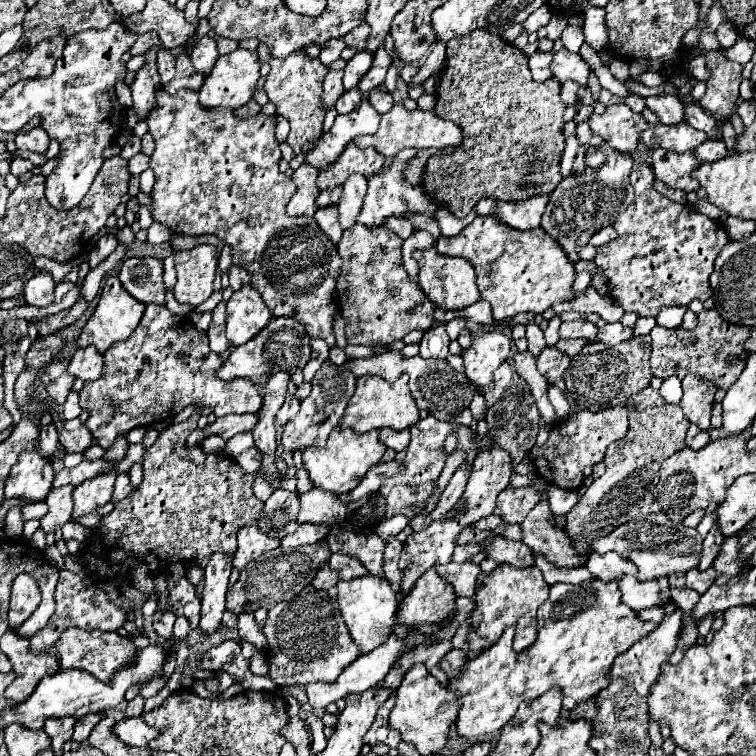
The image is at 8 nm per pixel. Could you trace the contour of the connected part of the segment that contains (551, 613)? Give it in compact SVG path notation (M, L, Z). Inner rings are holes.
M616 581L566 585L556 583L550 587L550 597L538 613L538 637L532 647L516 653L512 649L514 627L508 627L490 649L470 659L460 677L448 683L458 695L460 709L456 731L460 737L482 737L500 731L516 713L518 705L536 699L552 687L564 691L564 709L574 709L580 701L598 695L610 681L610 667L614 659L628 651L640 637L652 633L656 623L642 621L638 615L620 601Z

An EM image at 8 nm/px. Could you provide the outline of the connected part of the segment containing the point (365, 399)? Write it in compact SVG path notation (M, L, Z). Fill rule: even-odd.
M364 375L358 379L358 387L348 401L346 413L340 421L340 429L352 429L356 433L368 433L372 429L408 429L410 425L418 423L418 407L408 389L408 375L402 375L396 383L386 383L382 377Z

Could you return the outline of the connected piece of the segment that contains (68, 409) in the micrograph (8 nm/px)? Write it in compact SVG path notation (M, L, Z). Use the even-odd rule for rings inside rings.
M72 391L64 403L64 419L74 419L74 417L80 417L82 413L82 407L80 407L80 397L76 391Z

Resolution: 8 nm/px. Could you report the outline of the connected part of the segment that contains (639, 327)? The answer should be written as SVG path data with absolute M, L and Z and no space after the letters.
M640 317L634 325L634 335L648 335L652 329L656 327L656 319L654 317Z

